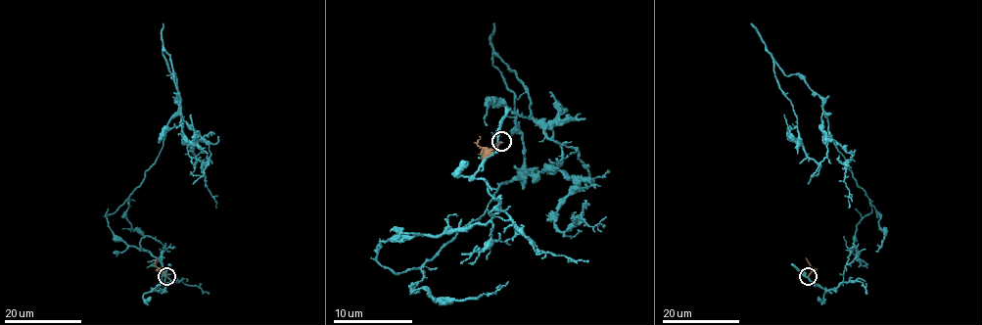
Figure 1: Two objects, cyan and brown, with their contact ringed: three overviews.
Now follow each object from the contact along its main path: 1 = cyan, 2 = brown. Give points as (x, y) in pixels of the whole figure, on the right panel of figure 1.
1: (808, 275), (838, 286), (871, 206), (823, 113), (818, 173), (797, 125), (788, 136), (801, 143)
2: (808, 275), (812, 267), (806, 258)

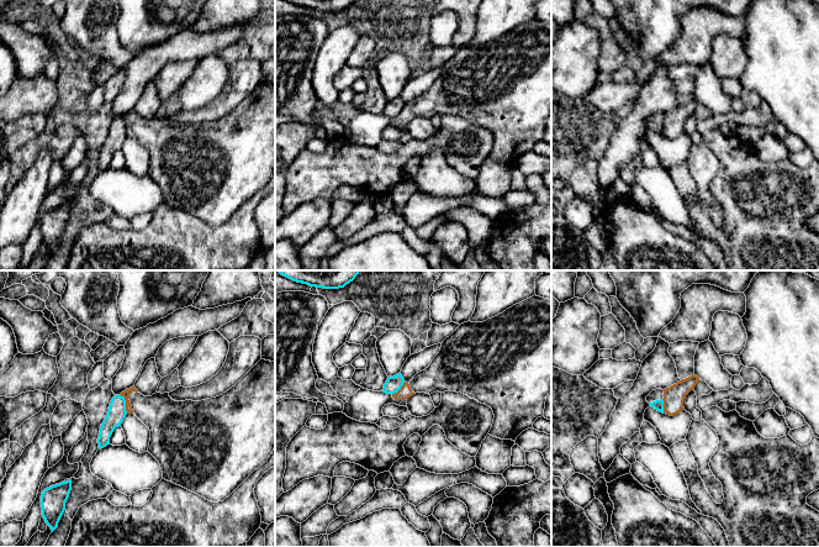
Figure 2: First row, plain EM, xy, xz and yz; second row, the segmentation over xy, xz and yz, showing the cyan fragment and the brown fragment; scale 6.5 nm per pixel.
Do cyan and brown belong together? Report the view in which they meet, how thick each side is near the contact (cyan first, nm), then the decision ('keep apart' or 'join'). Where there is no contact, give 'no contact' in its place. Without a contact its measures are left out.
meets cyan in xy; 120 nm thick on the cyan side, 50 nm on the other; keep apart

